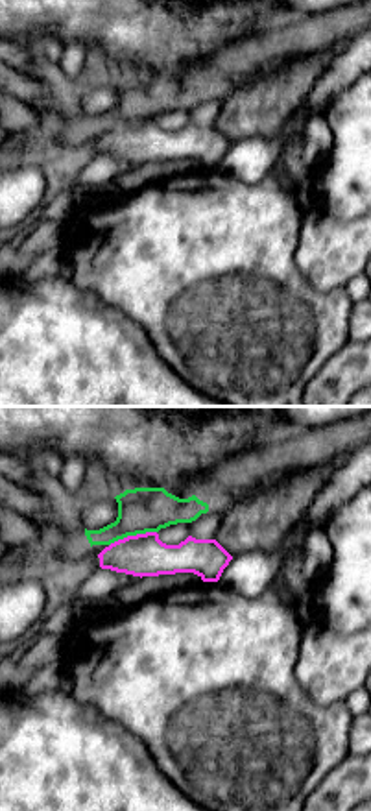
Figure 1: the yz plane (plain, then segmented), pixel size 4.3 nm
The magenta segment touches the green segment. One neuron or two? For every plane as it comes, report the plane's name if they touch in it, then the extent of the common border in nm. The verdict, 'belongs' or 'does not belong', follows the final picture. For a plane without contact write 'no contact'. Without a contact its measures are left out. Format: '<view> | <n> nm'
yz | 220 nm

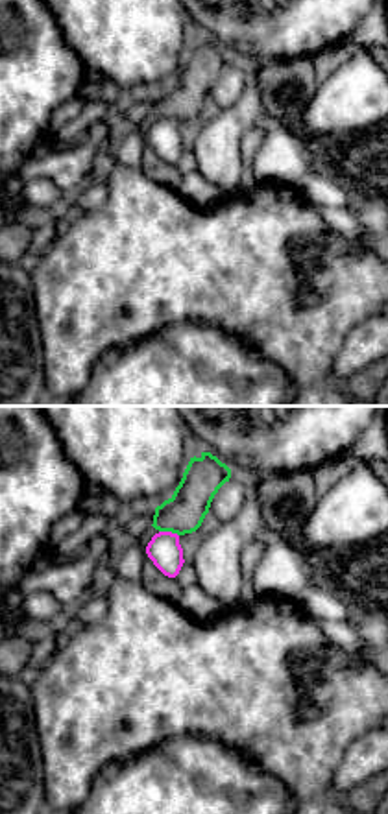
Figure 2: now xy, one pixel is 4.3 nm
xy | 90 nm

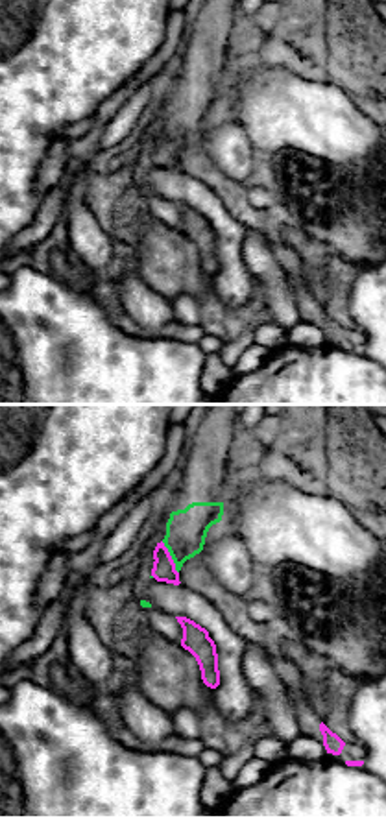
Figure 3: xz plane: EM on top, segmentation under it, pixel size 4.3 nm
xz | 160 nm

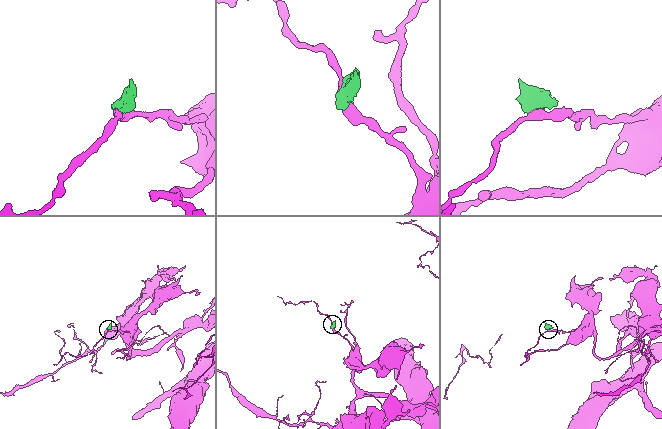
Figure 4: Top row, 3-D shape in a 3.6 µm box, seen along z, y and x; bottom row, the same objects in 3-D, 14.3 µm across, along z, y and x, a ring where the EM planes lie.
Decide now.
does not belong

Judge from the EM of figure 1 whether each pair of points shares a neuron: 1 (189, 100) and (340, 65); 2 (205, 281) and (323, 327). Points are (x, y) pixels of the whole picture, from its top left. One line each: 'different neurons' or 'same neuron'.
1: different neurons
2: same neuron

